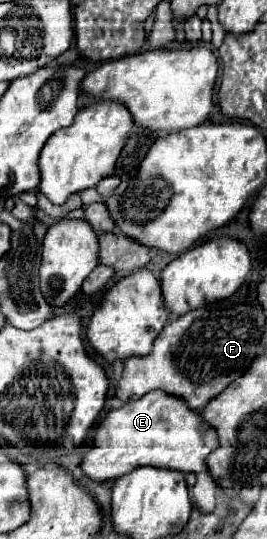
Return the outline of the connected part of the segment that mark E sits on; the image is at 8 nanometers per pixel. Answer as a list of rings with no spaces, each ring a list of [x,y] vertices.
[[[153,390],[139,400],[111,410],[95,432],[93,448],[83,456],[81,468],[95,482],[117,480],[139,466],[155,466],[179,472],[207,472],[205,458],[217,448],[217,434],[197,412],[187,408],[179,398]]]

